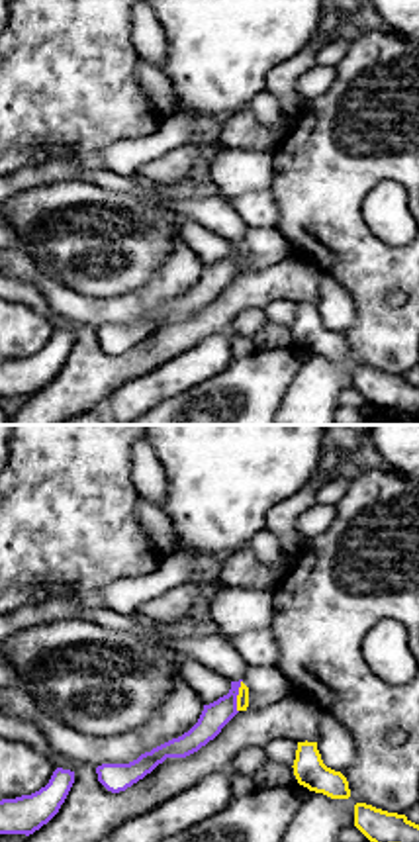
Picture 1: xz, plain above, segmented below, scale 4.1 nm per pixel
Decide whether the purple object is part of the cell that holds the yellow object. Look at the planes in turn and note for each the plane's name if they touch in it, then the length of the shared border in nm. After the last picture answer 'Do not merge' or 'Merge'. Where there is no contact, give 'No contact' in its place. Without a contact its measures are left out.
Touches yellow in xz. Shared border 140 nm

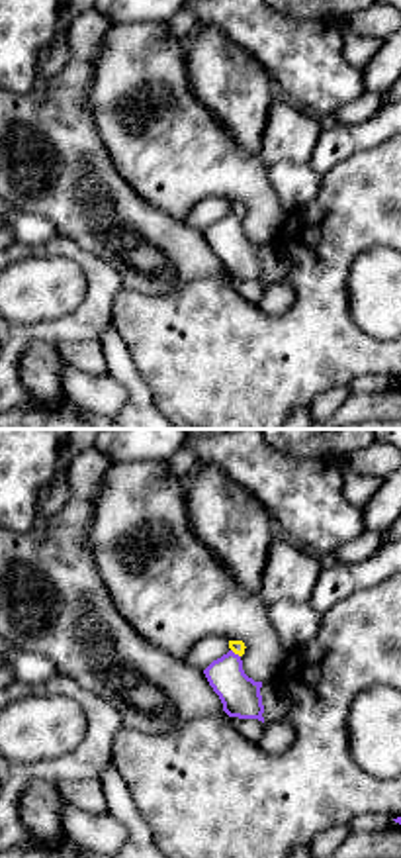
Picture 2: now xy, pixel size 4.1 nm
Touches yellow in xy. Shared border 50 nm

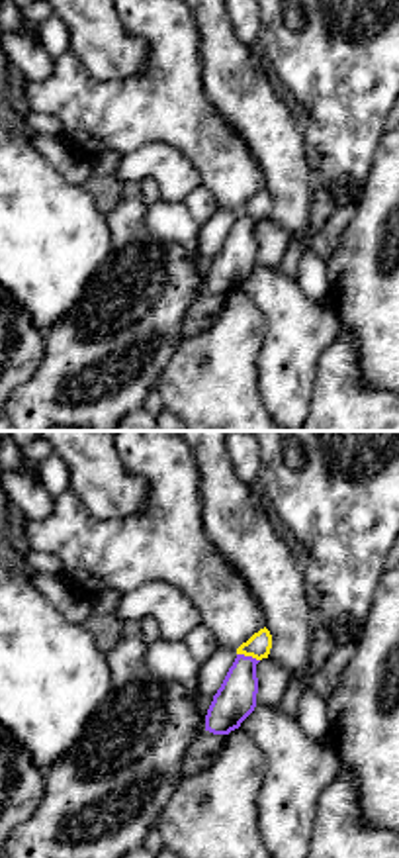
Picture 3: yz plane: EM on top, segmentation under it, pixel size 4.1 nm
Touches yellow in yz. Shared border 100 nm

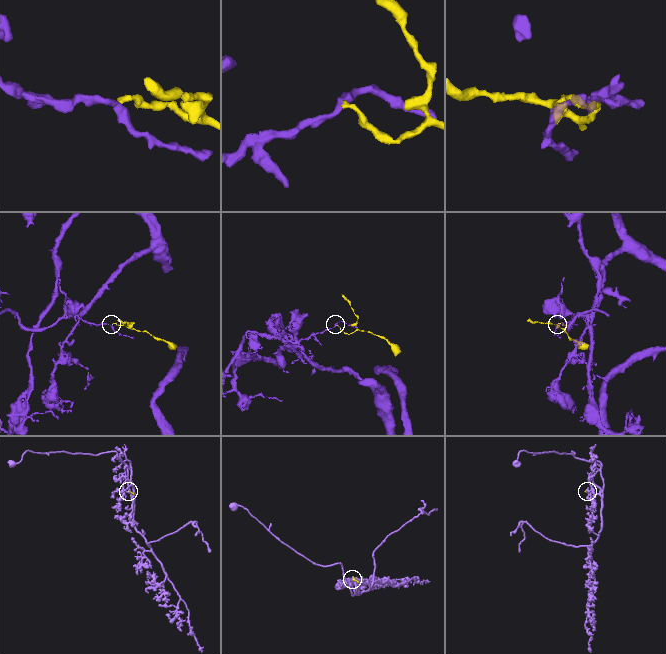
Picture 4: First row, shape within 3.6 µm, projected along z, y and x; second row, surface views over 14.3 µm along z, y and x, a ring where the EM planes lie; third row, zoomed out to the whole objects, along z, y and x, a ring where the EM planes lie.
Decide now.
Do not merge

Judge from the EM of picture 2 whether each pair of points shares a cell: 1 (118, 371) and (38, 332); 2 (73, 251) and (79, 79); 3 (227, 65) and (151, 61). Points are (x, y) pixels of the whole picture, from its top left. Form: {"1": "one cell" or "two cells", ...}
{"1": "two cells", "2": "two cells", "3": "two cells"}

